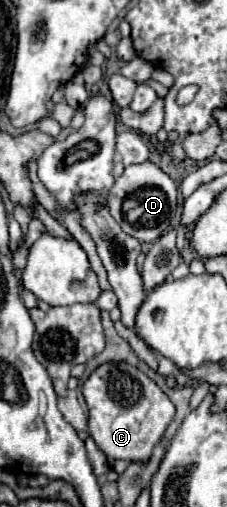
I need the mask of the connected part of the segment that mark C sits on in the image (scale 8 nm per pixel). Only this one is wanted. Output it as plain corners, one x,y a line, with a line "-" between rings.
112,362
100,366
82,386
90,420
90,436
108,460
148,462
152,448
164,436
168,424
174,418
174,404
170,398
136,366
126,362

